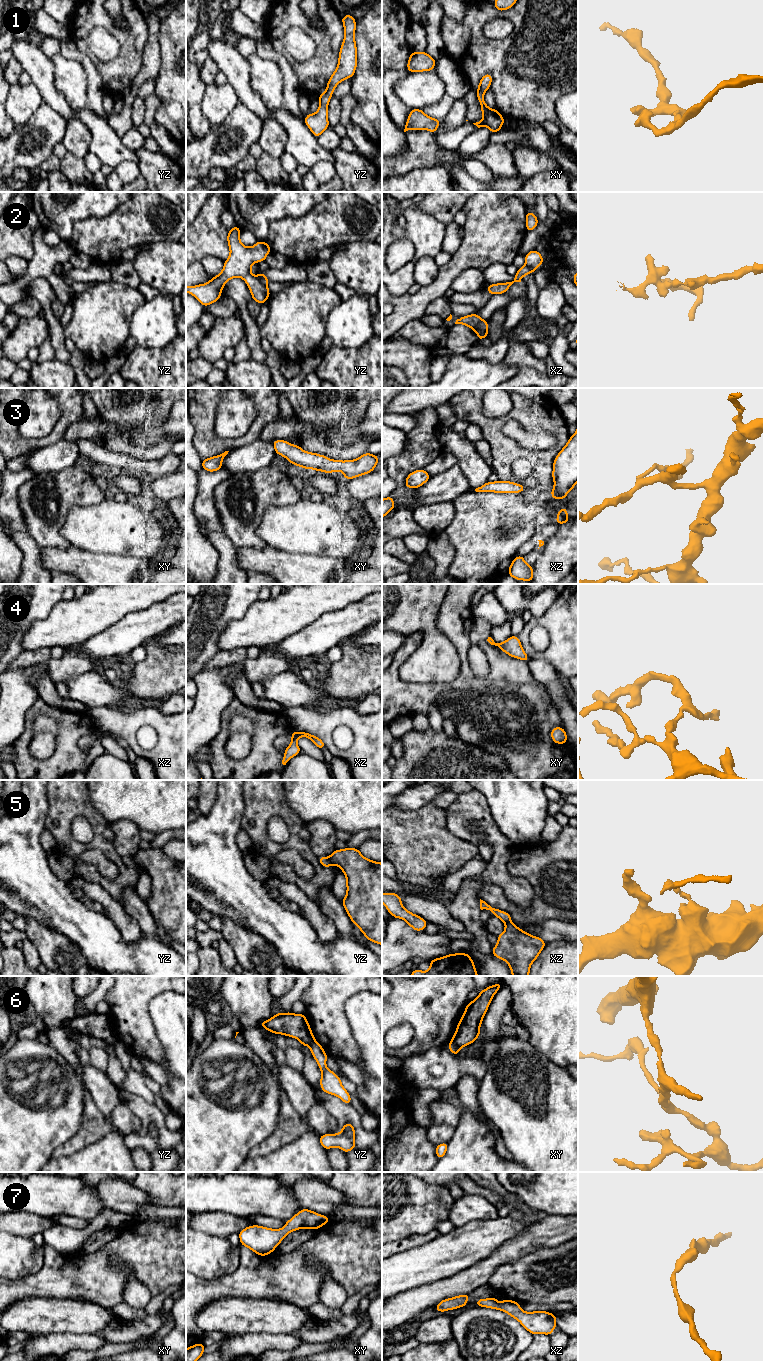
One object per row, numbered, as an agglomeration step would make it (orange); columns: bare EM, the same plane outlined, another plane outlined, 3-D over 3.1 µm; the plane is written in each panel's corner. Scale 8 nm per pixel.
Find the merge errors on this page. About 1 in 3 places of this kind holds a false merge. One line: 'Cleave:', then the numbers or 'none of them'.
Cleave: 2, 5, 6

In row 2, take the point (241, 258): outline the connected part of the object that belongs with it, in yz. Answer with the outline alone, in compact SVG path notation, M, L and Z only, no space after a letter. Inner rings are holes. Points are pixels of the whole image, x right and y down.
M236 226L228 231L227 242L230 255L224 261L221 273L205 284L186 286L186 292L193 295L205 307L219 301L225 283L232 278L242 278L252 295L252 299L262 305L269 297L270 291L262 285L258 276L251 273L251 267L255 262L266 260L270 253L269 243L257 241L252 247L244 246L240 241L241 229Z

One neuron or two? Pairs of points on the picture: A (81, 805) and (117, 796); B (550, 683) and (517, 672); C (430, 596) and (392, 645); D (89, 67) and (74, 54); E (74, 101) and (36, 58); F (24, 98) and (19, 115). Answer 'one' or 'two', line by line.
A: two
B: two
C: two
D: one
E: two
F: one

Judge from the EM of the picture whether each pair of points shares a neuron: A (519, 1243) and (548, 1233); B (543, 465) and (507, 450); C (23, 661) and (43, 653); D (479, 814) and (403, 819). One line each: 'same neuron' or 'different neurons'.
A: same neuron
B: same neuron
C: same neuron
D: different neurons

